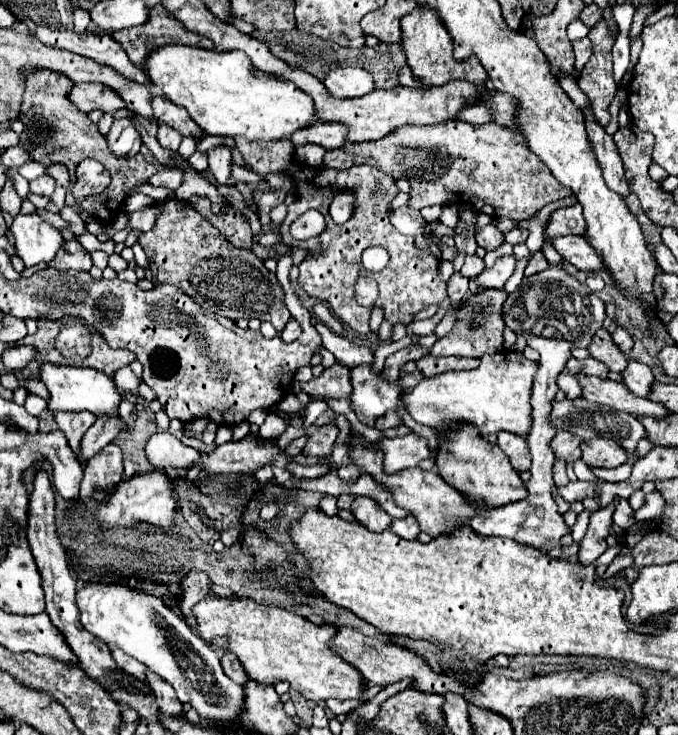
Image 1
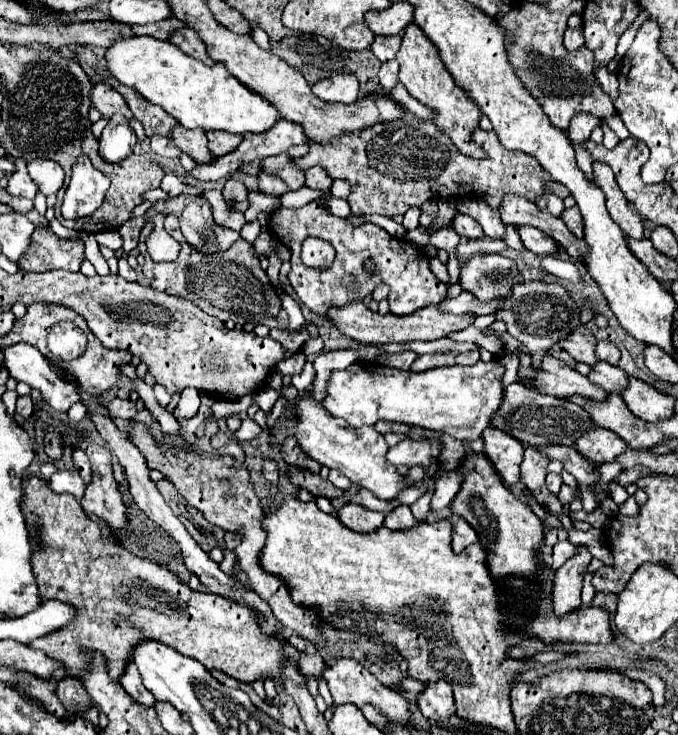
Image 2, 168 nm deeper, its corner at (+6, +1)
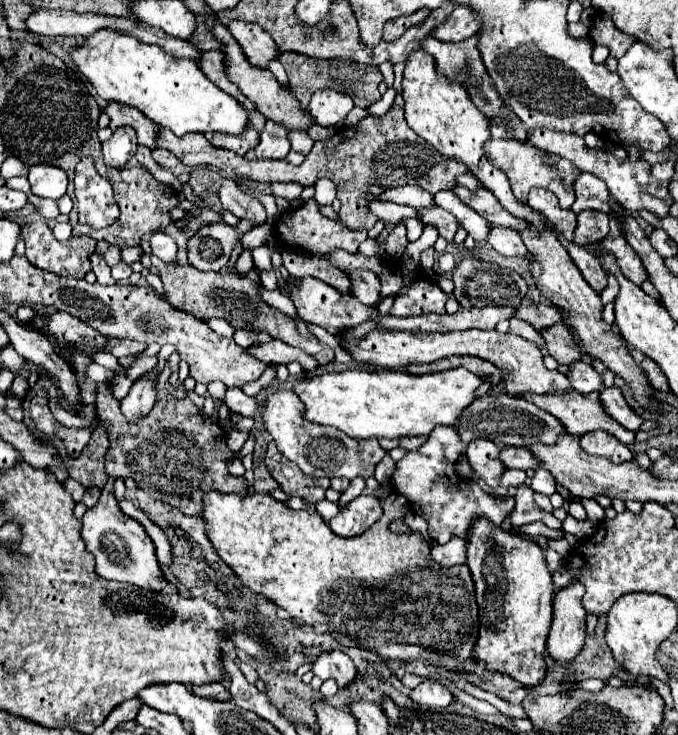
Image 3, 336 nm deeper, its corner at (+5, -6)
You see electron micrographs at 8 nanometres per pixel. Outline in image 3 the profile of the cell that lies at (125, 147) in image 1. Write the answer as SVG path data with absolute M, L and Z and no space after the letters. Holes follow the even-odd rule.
M121 127L113 131L113 137L103 143L103 159L107 167L121 169L137 151L135 131L131 127Z

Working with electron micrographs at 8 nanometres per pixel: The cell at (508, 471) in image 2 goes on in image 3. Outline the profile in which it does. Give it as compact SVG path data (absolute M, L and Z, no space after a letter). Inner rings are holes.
M473 439L467 447L467 457L469 457L473 471L493 489L501 485L501 477L505 473L501 451L503 447L495 445L489 439Z

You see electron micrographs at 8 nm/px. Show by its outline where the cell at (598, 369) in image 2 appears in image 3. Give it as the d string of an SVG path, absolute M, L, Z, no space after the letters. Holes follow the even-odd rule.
M587 361L573 363L567 377L569 377L573 389L579 393L591 393L591 391L603 391L605 389L601 375Z

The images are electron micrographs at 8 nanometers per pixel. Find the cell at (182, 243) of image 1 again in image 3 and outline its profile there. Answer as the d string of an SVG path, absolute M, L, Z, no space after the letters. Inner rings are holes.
M173 221L171 225L167 225L163 229L163 233L167 233L169 237L173 237L173 241L177 243L179 251L177 251L177 259L175 263L165 263L161 261L157 255L153 255L151 249L147 249L147 255L151 257L151 267L157 269L157 275L159 279L163 281L163 287L165 287L165 301L169 305L173 305L175 309L181 309L181 311L187 311L191 315L195 315L197 319L211 319L211 317L221 317L225 321L229 321L235 329L255 329L255 331L265 331L269 333L273 339L281 339L285 341L287 345L291 347L299 347L303 349L305 353L309 355L315 355L321 351L321 345L317 339L301 339L299 333L297 333L297 327L293 325L293 319L277 309L273 309L271 305L267 305L261 295L259 295L259 289L263 287L261 285L261 279L259 279L259 273L255 269L247 271L245 275L239 275L235 271L235 263L241 255L241 245L235 247L233 251L233 259L231 263L217 271L217 273L207 273L207 271L197 271L195 267L191 267L187 263L187 239L191 235L185 233L185 229L181 229L177 225L177 221Z

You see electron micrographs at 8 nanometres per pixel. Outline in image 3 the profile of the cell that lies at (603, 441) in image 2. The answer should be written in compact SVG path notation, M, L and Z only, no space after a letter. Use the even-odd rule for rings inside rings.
M591 431L591 433L583 435L581 447L585 453L607 457L613 463L625 463L625 461L633 459L631 449L605 431Z

